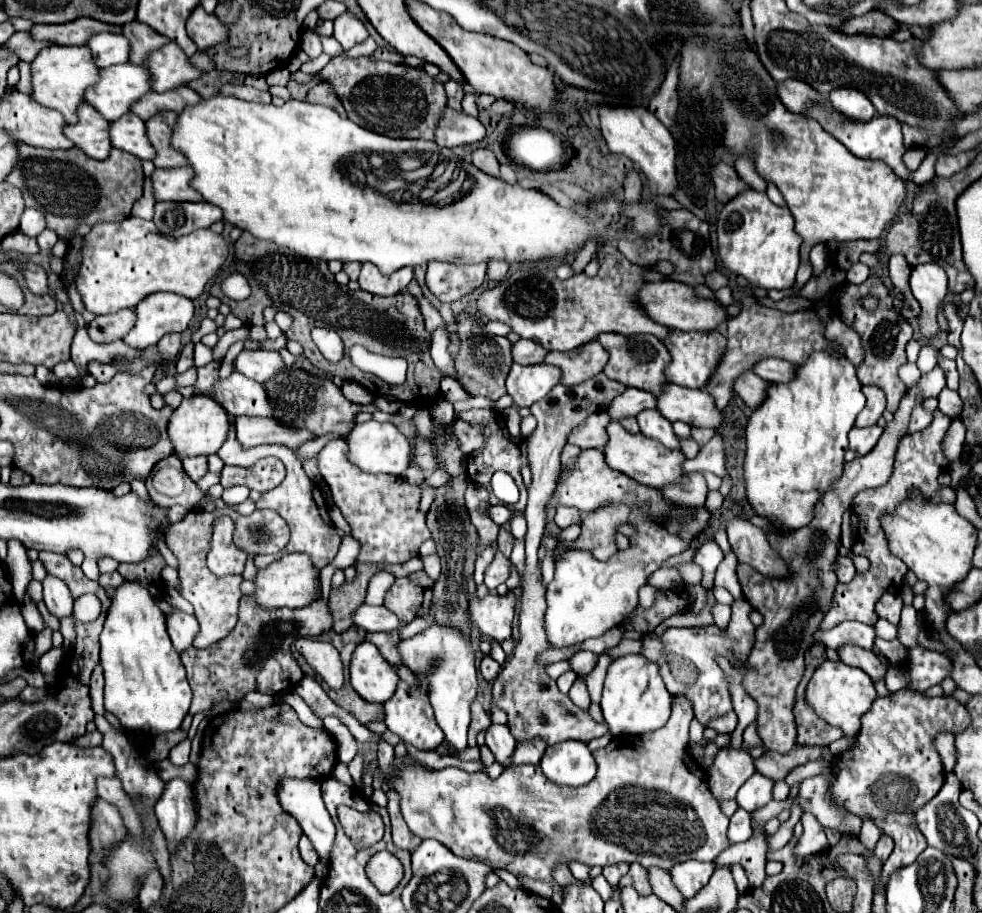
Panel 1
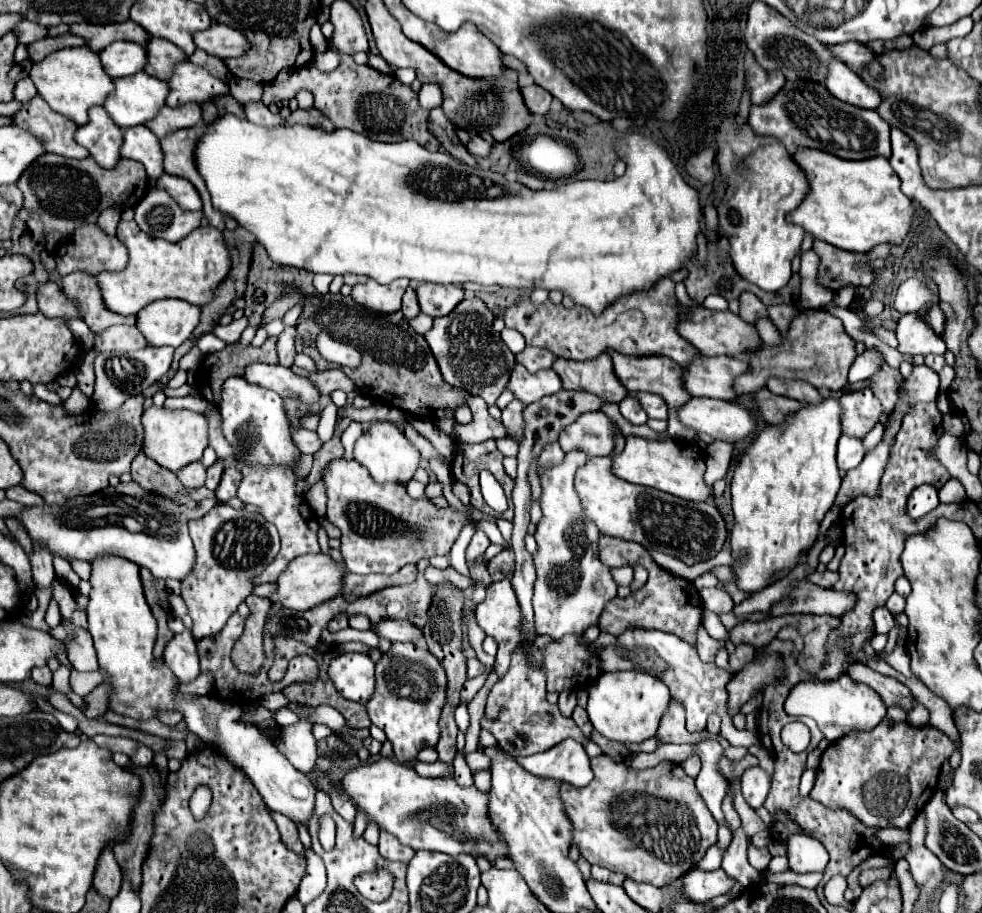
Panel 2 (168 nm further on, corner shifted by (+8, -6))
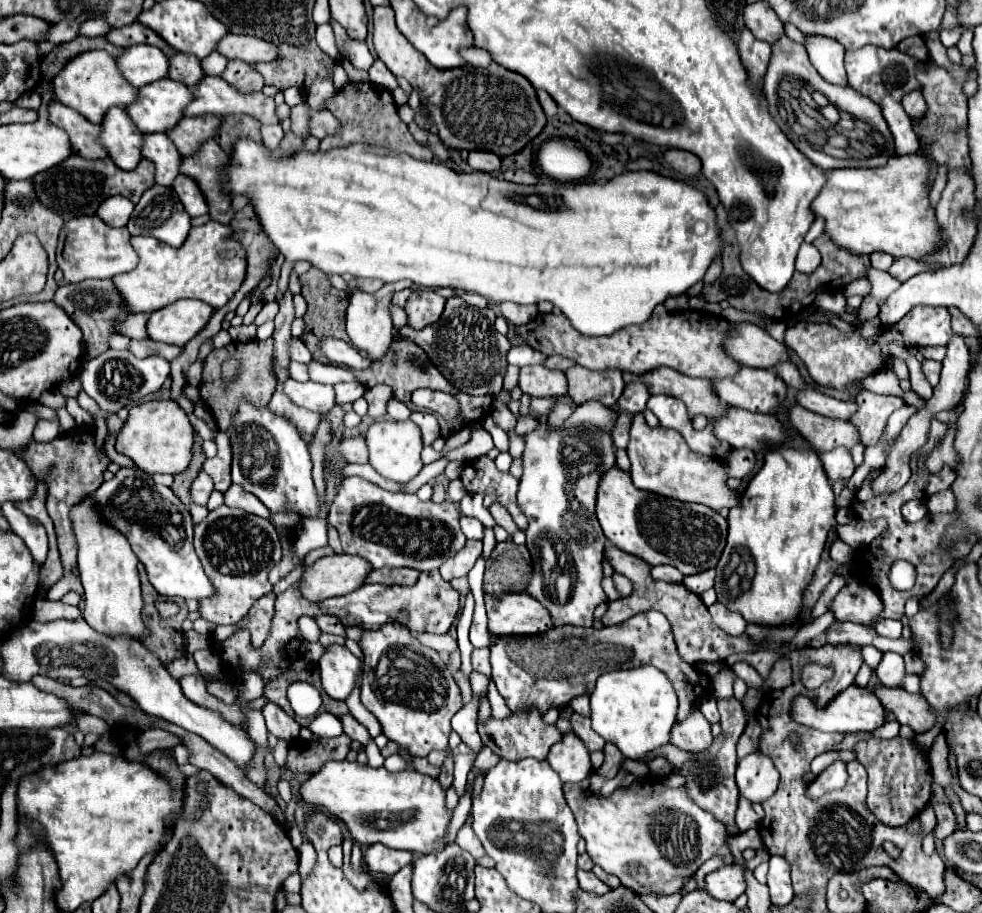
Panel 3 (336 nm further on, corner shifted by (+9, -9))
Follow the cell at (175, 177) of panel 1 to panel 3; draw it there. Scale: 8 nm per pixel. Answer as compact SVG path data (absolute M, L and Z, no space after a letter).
M178 175L172 189L178 193L180 201L184 203L184 209L190 217L200 217L208 213L208 203L198 187L198 183L188 175Z

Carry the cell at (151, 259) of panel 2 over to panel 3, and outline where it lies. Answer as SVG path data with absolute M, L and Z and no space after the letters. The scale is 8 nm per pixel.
M214 219L200 227L192 227L188 239L178 249L154 237L132 237L130 243L140 255L140 261L134 271L120 273L112 281L120 295L124 295L124 303L132 313L152 313L188 297L220 309L232 299L246 277L246 249L234 239L230 225L222 225Z

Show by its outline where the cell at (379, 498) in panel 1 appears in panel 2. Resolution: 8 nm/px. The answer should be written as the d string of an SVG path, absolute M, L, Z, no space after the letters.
M337 458L331 460L323 474L327 492L327 520L341 530L341 554L345 558L347 572L355 574L395 574L405 564L417 564L421 558L435 554L449 554L461 528L467 524L467 516L453 508L437 508L427 498L413 500L403 484L379 484L367 470L355 460Z

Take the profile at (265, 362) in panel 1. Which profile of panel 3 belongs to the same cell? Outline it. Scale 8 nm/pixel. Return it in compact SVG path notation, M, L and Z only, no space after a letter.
M288 379L288 385L284 385L286 395L300 407L316 411L316 413L328 413L336 401L334 401L334 389L330 385L322 383L298 383L294 379Z

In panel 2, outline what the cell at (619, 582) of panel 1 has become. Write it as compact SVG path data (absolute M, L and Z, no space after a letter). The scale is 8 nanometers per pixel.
M569 452L565 456L565 462L543 472L541 474L541 510L543 518L535 530L535 540L539 544L539 552L535 556L535 568L537 568L537 584L535 584L535 594L533 594L533 610L535 610L535 620L537 620L537 632L551 636L553 640L561 640L567 634L581 636L589 626L599 624L599 618L605 610L605 606L617 598L617 582L611 576L611 568L601 564L597 560L597 536L599 530L585 520L585 514L581 512L581 504L577 500L577 492L573 488L573 476L575 470L587 460L583 452Z

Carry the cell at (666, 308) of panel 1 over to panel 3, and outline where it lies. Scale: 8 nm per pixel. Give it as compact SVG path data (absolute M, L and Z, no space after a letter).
M736 323L724 339L724 351L740 365L754 369L774 369L778 363L790 359L790 351L784 343L752 323Z

